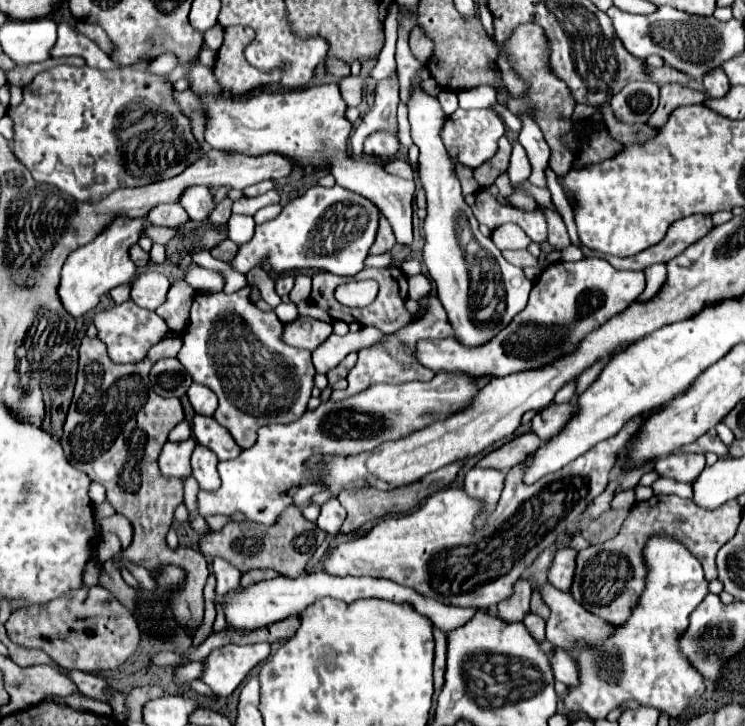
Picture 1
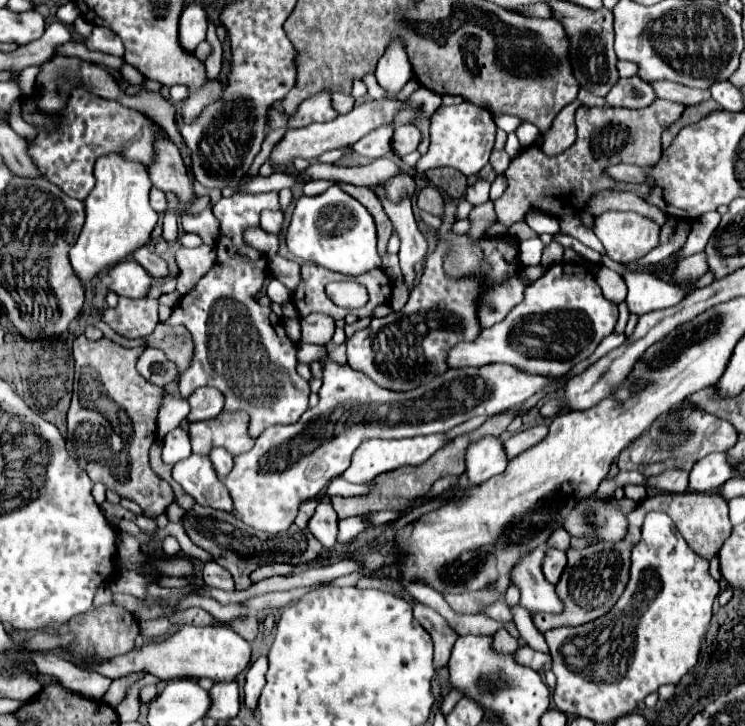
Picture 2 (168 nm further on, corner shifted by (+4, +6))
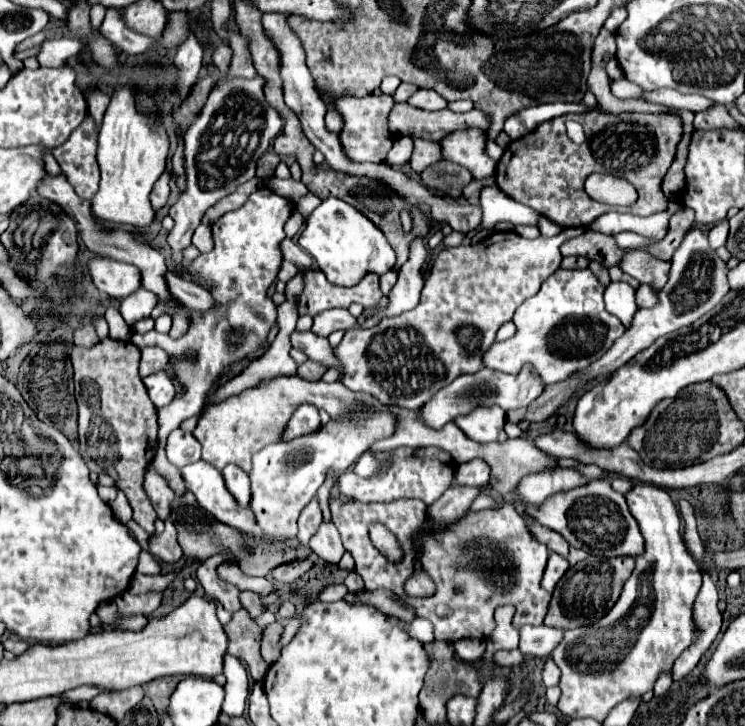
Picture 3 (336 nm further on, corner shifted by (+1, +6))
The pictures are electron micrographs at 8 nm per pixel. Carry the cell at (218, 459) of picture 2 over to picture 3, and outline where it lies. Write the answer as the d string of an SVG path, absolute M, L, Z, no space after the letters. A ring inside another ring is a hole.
M228 465L228 469L222 471L222 475L224 475L226 489L228 489L228 491L232 493L232 497L238 501L238 505L248 507L248 505L250 505L250 497L252 497L248 475L242 473L242 469L238 469L236 465Z

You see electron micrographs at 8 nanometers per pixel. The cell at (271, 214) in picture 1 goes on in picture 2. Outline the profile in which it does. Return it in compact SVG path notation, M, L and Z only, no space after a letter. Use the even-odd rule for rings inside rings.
M263 211L261 213L261 229L267 233L279 233L283 225L283 213L281 211Z

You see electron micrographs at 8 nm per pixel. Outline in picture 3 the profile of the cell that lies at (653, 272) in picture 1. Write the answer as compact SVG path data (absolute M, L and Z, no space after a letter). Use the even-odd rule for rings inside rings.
M722 221L720 225L714 225L708 233L708 241L710 241L710 247L712 249L718 249L726 243L726 237L728 237L728 221Z

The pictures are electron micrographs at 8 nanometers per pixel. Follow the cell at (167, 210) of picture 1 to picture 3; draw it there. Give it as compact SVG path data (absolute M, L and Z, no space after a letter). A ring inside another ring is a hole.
M164 171L164 173L160 175L160 179L156 181L156 185L154 185L154 189L152 189L152 193L150 193L150 201L152 201L154 211L158 211L160 207L164 207L164 205L166 205L166 201L168 201L168 195L170 195L168 181L170 181L170 173L168 173L168 171Z

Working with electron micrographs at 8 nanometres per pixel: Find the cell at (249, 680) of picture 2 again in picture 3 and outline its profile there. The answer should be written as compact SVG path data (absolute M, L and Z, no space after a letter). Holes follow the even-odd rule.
M290 618L286 621L286 625L282 633L282 639L280 639L280 645L282 645L282 647L292 640L294 635L299 631L302 623L303 620L300 618Z

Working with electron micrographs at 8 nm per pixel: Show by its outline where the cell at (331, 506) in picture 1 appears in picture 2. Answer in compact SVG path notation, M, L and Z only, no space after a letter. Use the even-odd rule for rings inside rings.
M321 501L309 521L309 531L329 549L337 539L337 513L329 501Z

